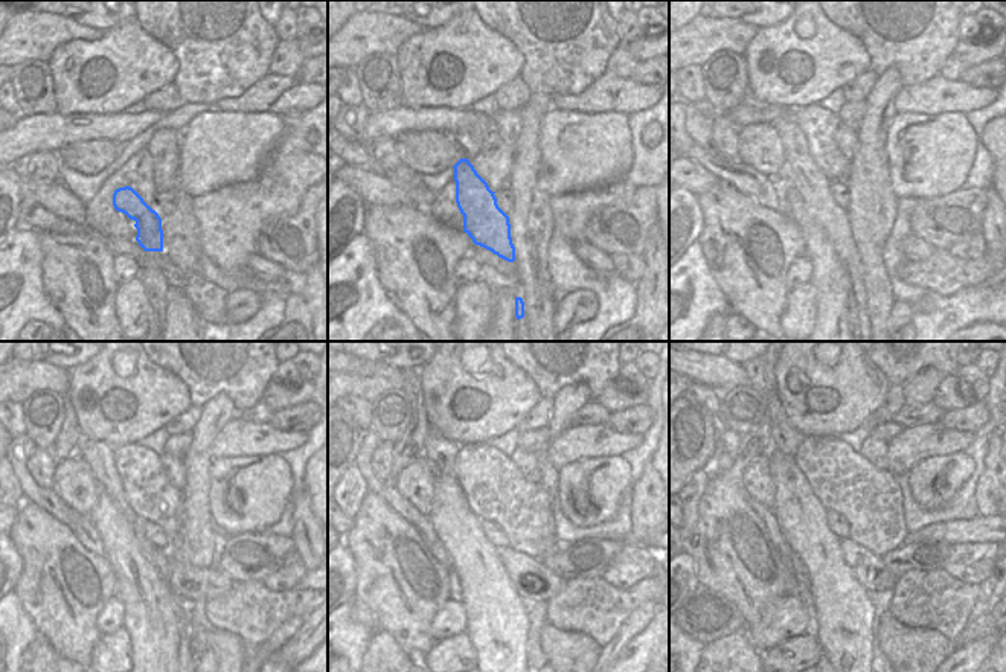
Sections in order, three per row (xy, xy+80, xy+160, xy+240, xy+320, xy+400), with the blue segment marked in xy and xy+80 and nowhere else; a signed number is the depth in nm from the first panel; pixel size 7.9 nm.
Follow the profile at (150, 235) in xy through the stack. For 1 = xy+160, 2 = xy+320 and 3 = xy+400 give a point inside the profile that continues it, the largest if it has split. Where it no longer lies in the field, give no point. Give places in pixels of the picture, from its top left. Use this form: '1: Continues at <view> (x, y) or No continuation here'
1: Continues at xy+160 (813, 185)
2: Continues at xy+320 (441, 451)
3: Continues at xy+400 (785, 438)

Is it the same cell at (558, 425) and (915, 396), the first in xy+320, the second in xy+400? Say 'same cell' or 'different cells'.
same cell

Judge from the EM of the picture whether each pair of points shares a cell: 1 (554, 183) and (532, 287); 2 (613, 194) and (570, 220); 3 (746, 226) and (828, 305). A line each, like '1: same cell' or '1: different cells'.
1: different cells
2: same cell
3: different cells

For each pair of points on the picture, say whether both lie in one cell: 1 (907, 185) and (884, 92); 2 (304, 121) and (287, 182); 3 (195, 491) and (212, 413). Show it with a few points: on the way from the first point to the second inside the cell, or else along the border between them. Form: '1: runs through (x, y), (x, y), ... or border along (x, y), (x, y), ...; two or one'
1: border along (897, 113), (887, 130), (886, 156); two
2: border along (285, 134), (291, 145), (311, 153); two
3: runs through (197, 471), (203, 433); one

